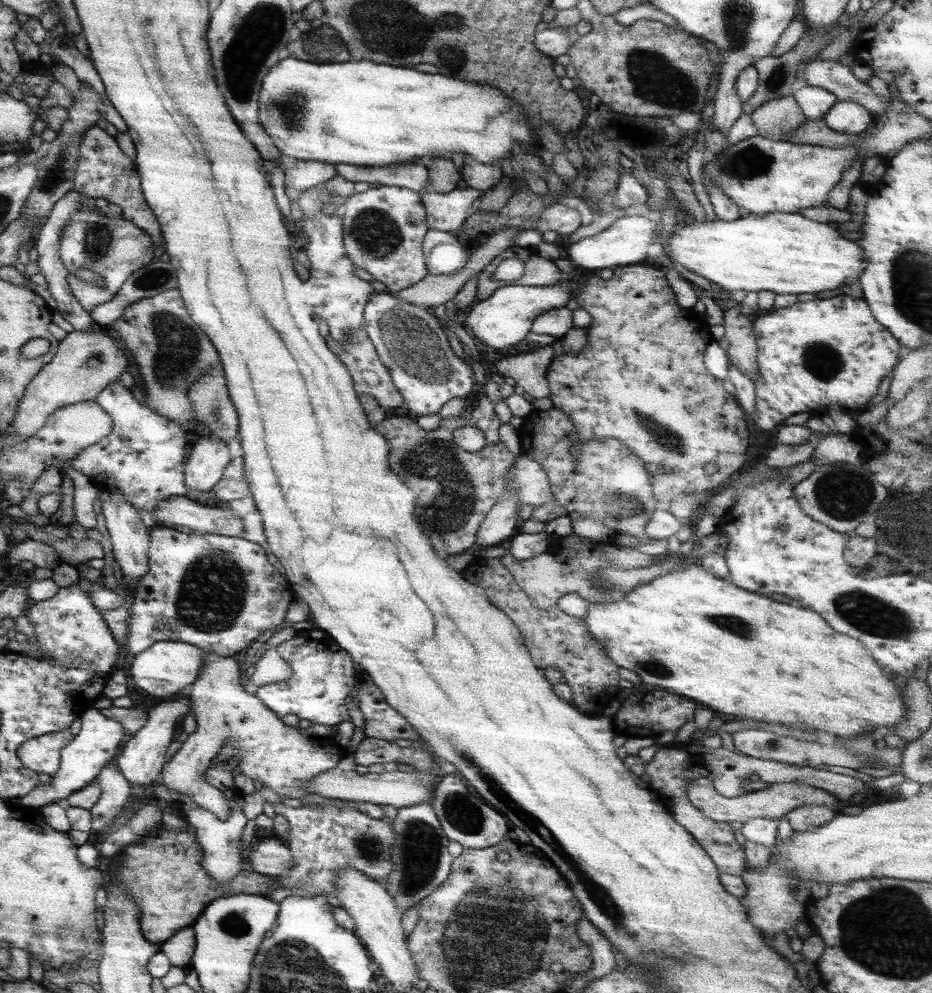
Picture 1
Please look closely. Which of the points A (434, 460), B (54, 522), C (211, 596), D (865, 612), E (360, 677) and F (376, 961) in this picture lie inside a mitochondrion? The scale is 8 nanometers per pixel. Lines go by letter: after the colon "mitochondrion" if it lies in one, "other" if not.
A: mitochondrion
B: other
C: mitochondrion
D: mitochondrion
E: other
F: other

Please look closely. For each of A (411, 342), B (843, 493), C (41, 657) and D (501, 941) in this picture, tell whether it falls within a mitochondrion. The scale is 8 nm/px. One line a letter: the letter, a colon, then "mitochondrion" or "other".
A: mitochondrion
B: mitochondrion
C: other
D: other

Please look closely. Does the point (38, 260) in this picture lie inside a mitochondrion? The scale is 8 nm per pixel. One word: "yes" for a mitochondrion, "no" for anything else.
no

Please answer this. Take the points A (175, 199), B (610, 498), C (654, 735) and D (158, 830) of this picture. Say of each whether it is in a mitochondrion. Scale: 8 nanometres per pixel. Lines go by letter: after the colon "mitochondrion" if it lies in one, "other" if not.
A: other
B: mitochondrion
C: other
D: other

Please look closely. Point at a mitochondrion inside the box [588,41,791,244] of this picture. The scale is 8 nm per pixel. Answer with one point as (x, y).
(647, 67)

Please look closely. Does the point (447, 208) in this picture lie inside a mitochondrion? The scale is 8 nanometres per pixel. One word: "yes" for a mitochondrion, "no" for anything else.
no

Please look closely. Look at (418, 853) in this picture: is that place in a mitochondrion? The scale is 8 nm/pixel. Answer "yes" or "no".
yes

